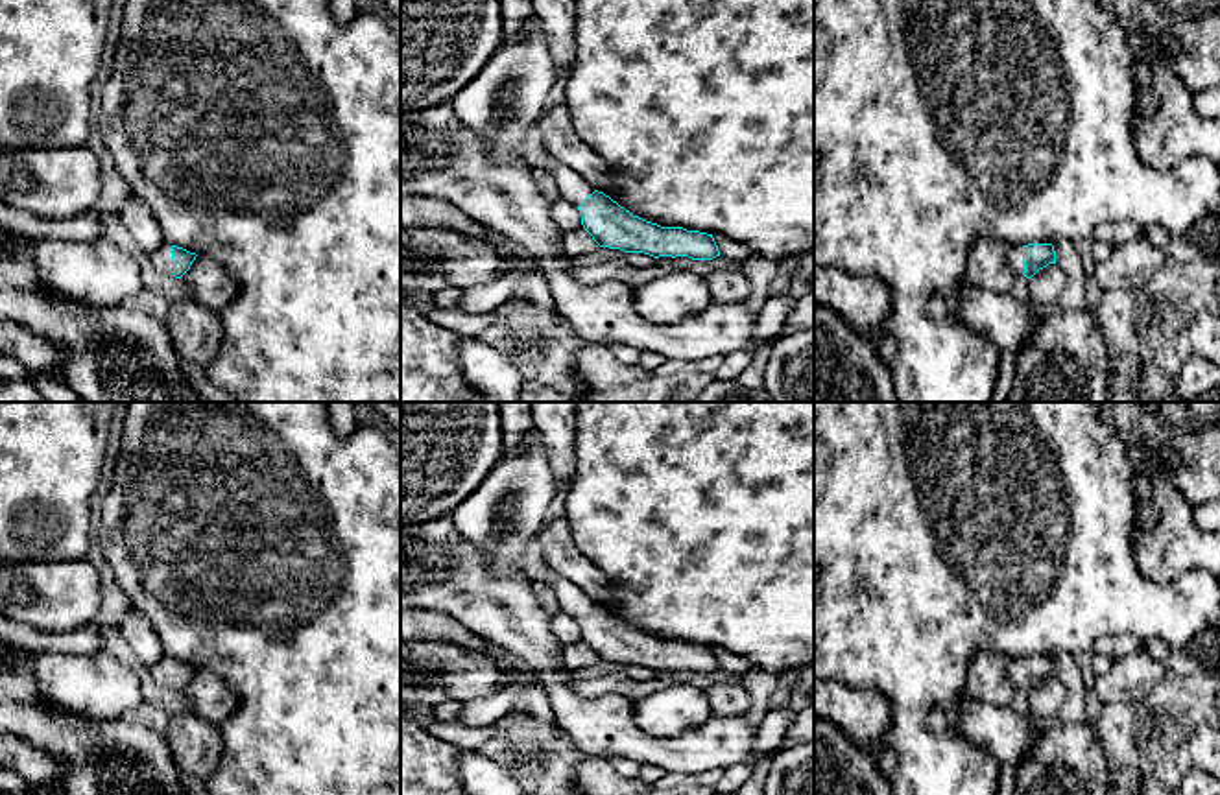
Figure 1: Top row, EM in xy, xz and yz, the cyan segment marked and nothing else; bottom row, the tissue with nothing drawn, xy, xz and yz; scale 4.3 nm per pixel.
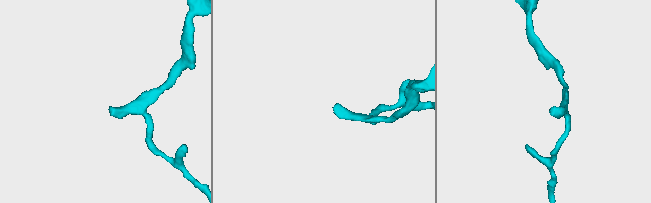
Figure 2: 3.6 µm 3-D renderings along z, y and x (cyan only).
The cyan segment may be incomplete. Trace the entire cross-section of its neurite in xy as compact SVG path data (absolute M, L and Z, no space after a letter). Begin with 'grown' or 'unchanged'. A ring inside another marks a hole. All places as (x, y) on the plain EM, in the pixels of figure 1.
grown; M162 655L150 670L150 677L161 688L181 692L190 682L196 670L196 666L172 659L170 655Z

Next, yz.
grown; M1004 657L1008 681L1015 690L1024 688L1032 692L1039 682L1056 677L1056 664L1052 657Z

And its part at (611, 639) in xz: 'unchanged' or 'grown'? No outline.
grown

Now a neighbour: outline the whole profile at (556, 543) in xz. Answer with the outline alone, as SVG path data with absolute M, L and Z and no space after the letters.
M565 516L554 520L548 528L539 531L535 542L543 552L544 563L557 575L581 588L592 603L615 611L615 588L604 572L578 550Z

